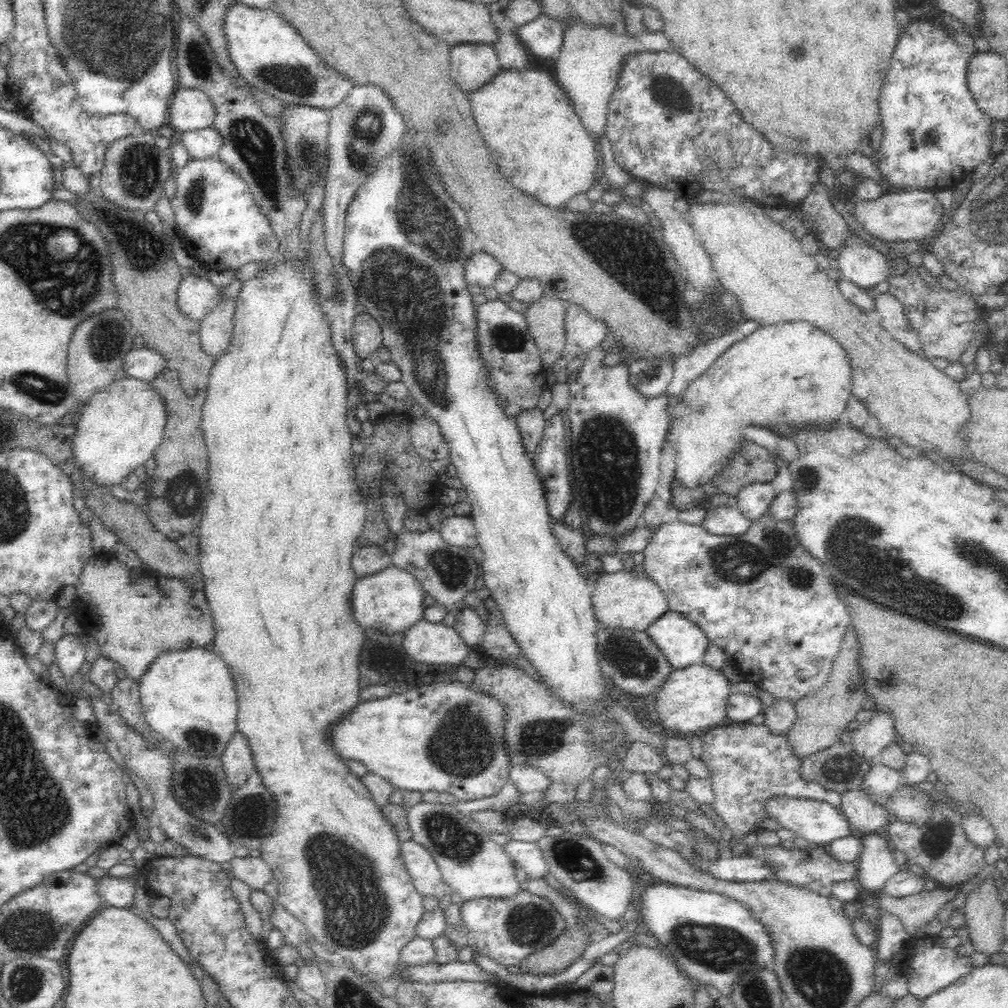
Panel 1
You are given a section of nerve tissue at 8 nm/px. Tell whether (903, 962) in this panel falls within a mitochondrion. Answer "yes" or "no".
no

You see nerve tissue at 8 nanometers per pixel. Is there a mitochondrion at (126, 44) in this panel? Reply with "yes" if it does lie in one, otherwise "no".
yes

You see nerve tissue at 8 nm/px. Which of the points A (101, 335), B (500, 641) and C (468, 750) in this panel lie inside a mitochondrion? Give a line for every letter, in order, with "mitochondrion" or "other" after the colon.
A: mitochondrion
B: other
C: mitochondrion

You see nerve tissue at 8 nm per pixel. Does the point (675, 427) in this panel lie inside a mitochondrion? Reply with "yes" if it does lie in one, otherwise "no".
no

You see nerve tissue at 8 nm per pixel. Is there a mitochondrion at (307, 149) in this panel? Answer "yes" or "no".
yes

